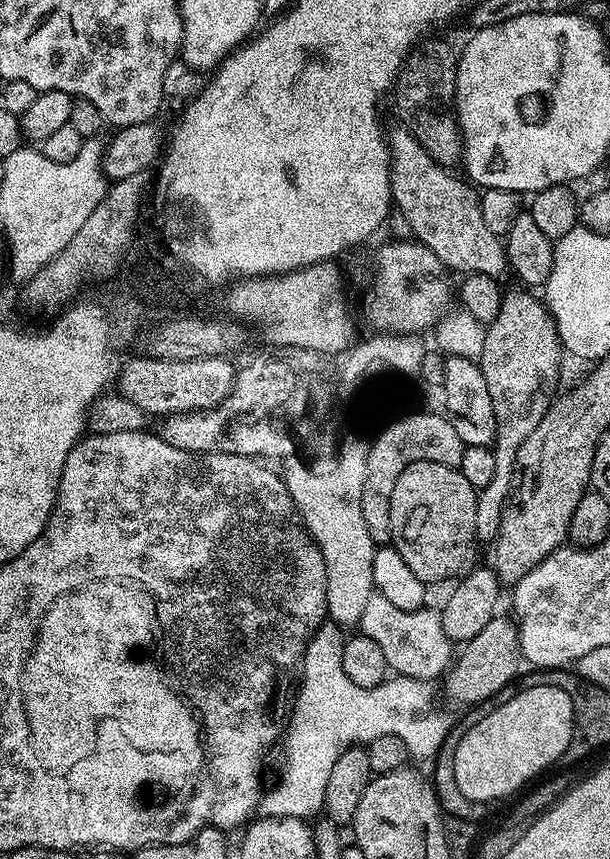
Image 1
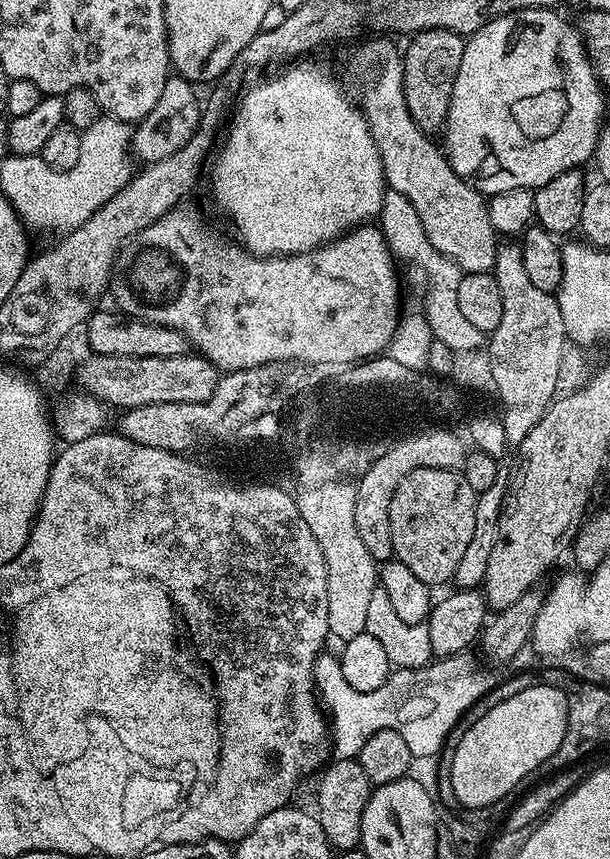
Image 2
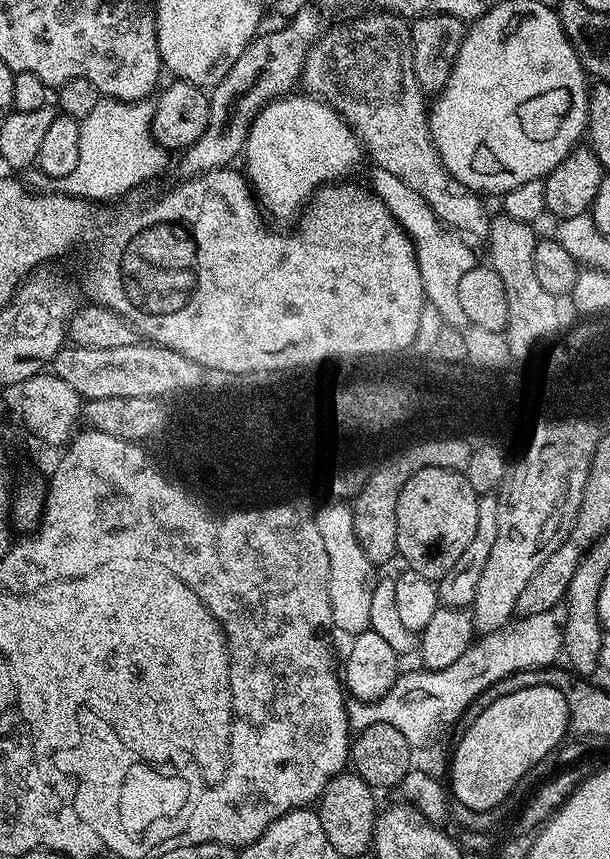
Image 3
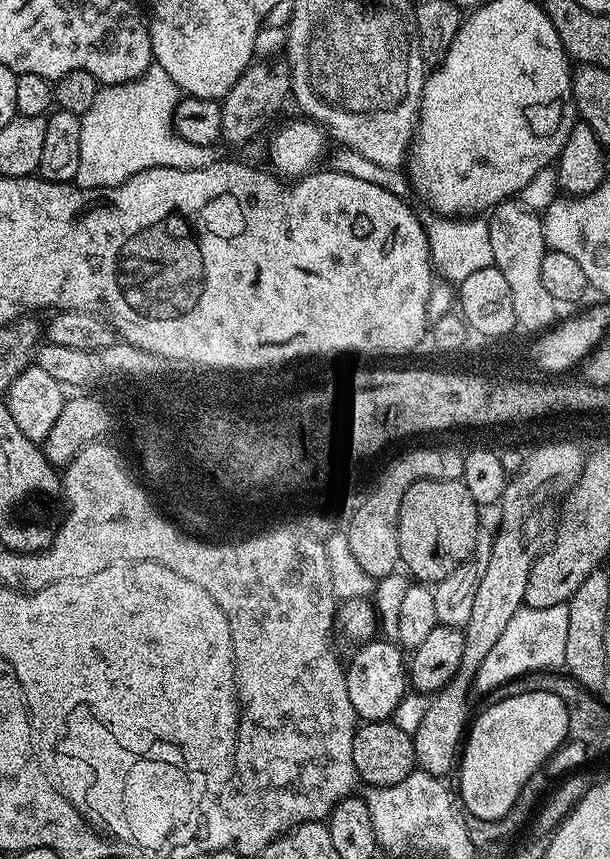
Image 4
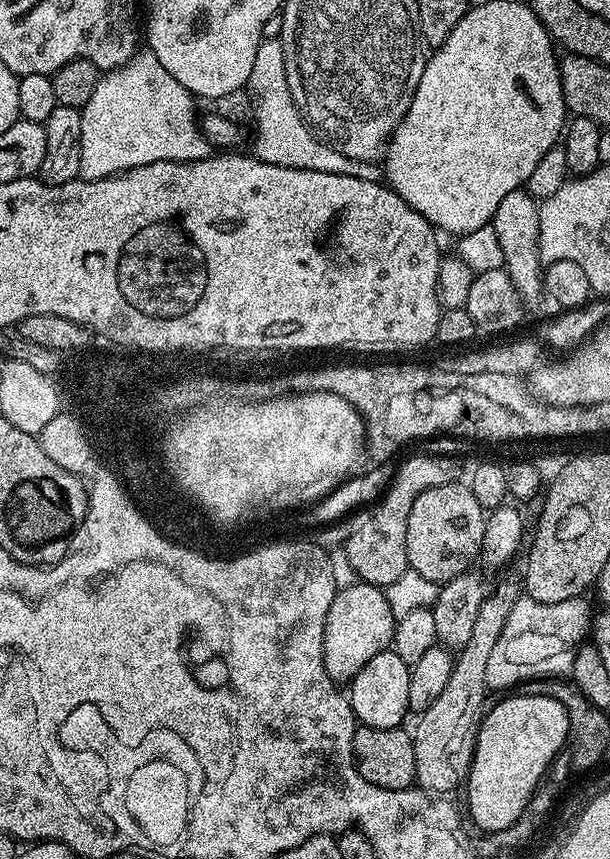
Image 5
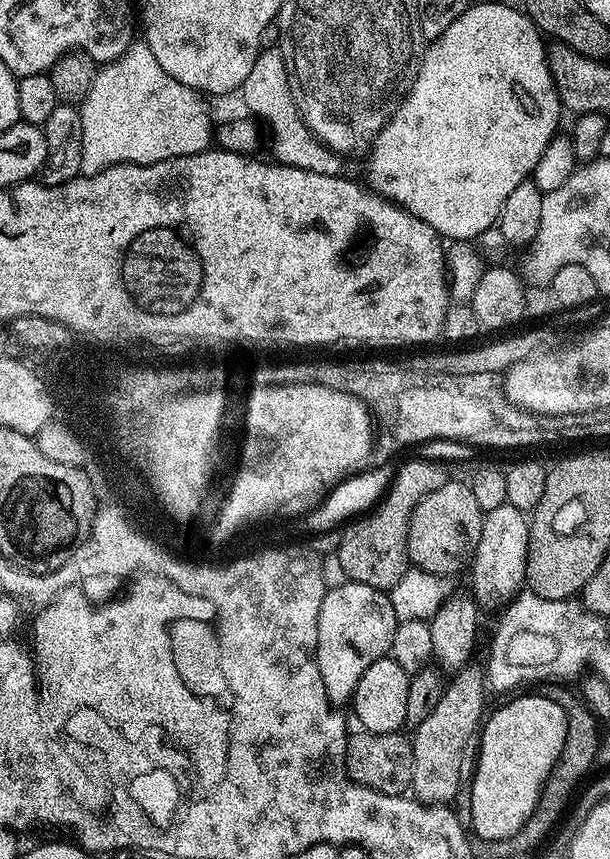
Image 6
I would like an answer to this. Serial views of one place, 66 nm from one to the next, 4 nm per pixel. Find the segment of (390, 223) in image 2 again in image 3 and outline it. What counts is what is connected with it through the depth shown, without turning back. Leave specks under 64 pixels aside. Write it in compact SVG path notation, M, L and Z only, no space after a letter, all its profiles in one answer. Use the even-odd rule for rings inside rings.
M373 167L372 184L370 184L371 191L382 201L383 205L390 210L390 214L396 221L404 228L405 232L412 239L412 244L415 246L416 257L418 258L419 273L423 280L423 290L425 299L438 310L439 316L443 318L447 327L452 327L457 330L463 330L469 326L466 314L463 313L462 306L459 305L458 289L459 283L462 282L462 277L467 271L477 267L478 260L476 260L473 252L473 247L465 243L463 239L457 234L447 229L437 218L433 212L433 208L416 190L411 189L402 178L395 177L388 170Z

